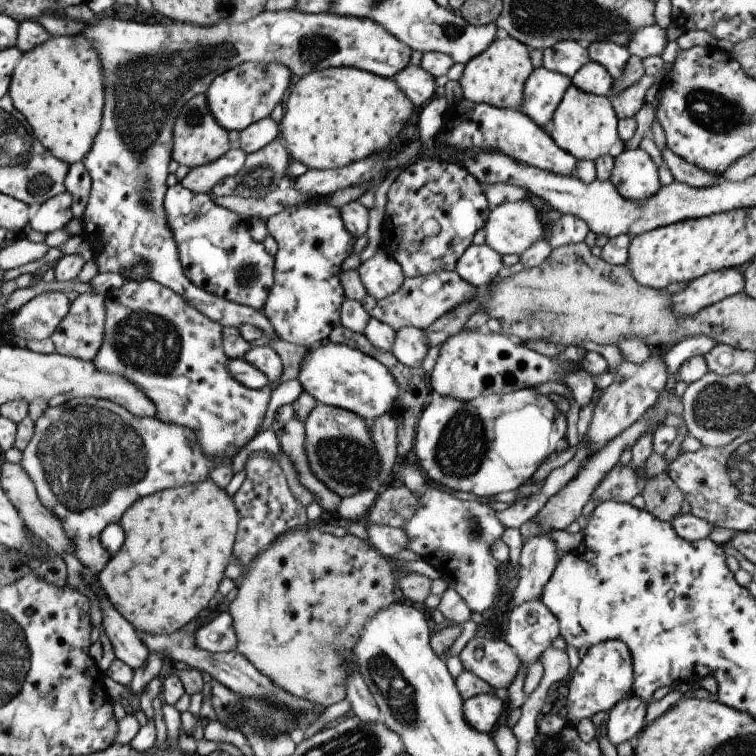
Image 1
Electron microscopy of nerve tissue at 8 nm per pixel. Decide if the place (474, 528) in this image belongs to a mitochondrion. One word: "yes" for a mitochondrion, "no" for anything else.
yes

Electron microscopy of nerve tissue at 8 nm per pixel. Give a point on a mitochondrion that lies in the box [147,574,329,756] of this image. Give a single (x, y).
(277, 720)

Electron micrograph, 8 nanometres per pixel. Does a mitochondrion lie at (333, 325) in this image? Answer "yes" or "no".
no

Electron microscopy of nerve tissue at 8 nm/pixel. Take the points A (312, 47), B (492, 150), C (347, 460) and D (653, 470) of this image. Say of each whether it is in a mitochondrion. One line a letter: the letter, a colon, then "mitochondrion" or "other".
A: mitochondrion
B: other
C: mitochondrion
D: other

